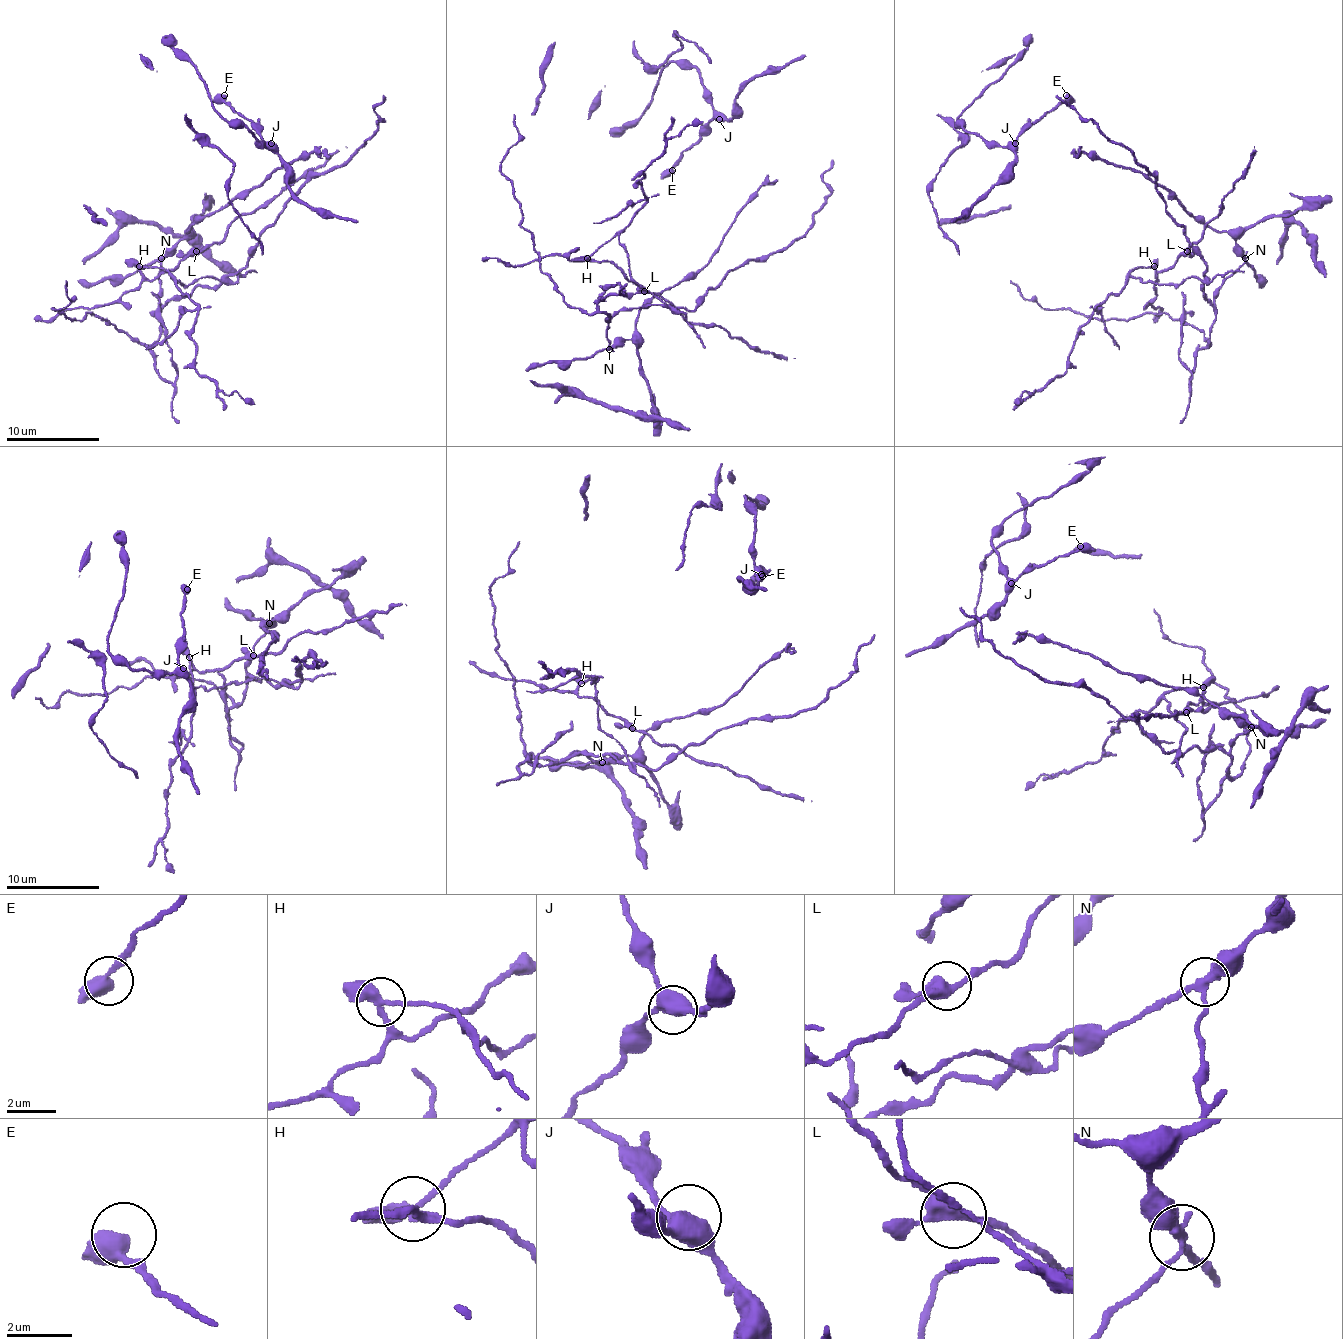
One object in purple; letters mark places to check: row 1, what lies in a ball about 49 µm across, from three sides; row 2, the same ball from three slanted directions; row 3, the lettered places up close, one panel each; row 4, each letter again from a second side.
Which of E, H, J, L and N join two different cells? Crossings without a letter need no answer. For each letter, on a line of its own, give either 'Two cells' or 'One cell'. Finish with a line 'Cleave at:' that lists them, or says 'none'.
E: One cell
H: Two cells
J: One cell
L: One cell
N: Two cells
Cleave at: H, N

